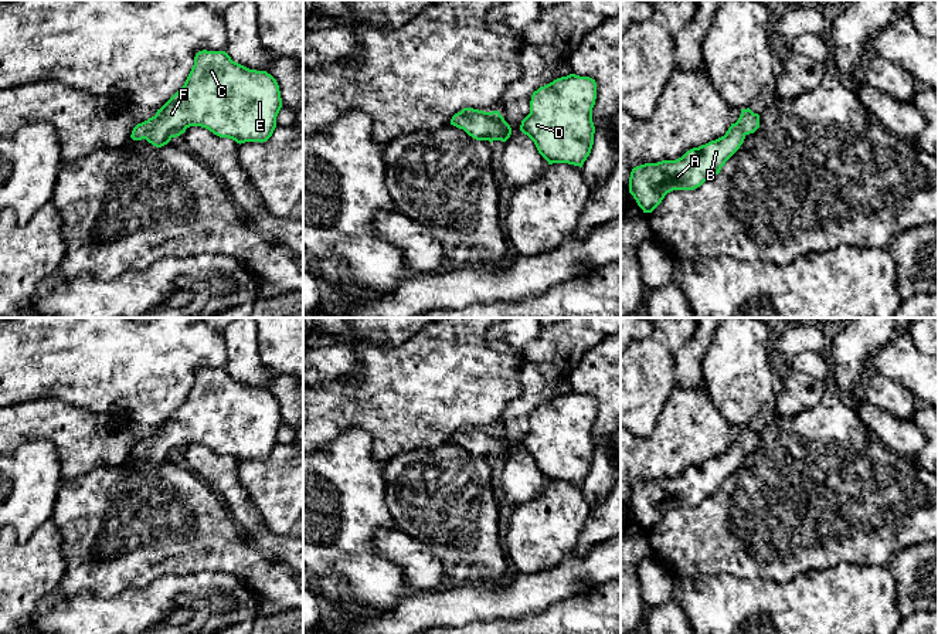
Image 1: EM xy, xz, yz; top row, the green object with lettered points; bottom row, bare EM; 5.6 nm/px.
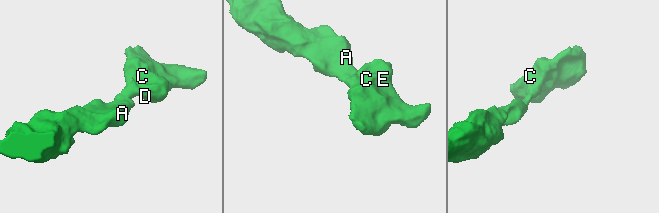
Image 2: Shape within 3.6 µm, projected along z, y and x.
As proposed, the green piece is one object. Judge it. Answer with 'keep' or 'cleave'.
keep

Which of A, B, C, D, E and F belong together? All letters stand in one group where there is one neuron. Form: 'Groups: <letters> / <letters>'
Groups: A B C D E F

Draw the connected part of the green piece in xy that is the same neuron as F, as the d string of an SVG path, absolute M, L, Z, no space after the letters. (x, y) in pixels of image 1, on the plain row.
M198 369L194 383L184 403L160 426L156 433L137 441L130 455L146 457L156 465L167 462L190 444L201 444L220 455L237 461L266 460L275 445L282 426L281 408L276 397L266 389L249 387L235 379L225 369Z

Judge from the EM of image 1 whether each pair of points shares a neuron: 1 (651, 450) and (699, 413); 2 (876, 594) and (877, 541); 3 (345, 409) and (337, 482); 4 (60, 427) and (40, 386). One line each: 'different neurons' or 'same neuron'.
1: same neuron
2: different neurons
3: different neurons
4: different neurons

